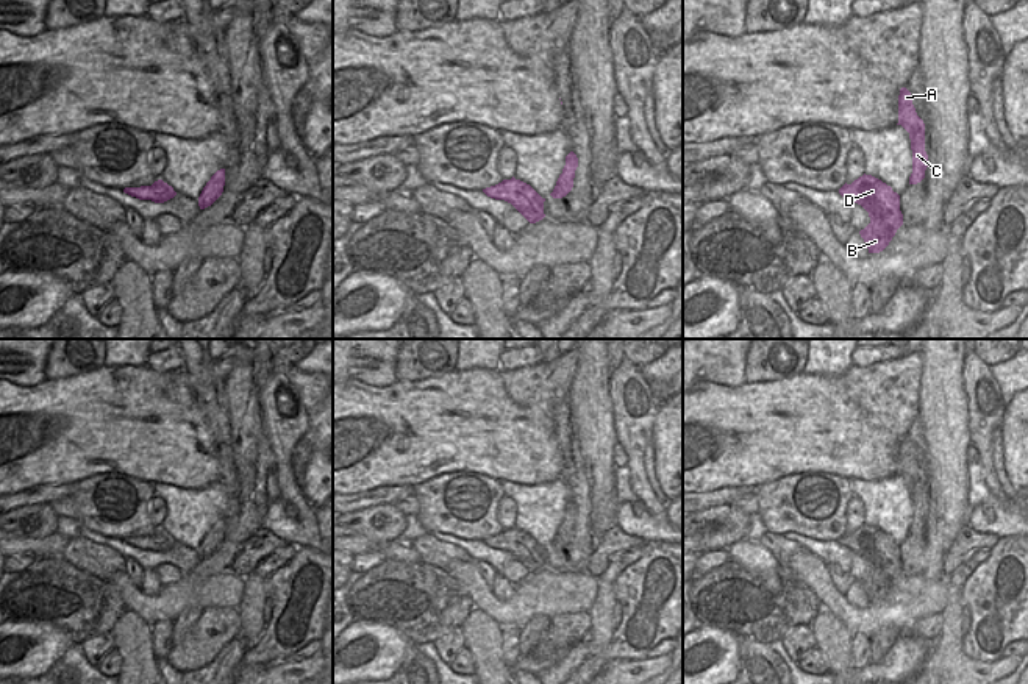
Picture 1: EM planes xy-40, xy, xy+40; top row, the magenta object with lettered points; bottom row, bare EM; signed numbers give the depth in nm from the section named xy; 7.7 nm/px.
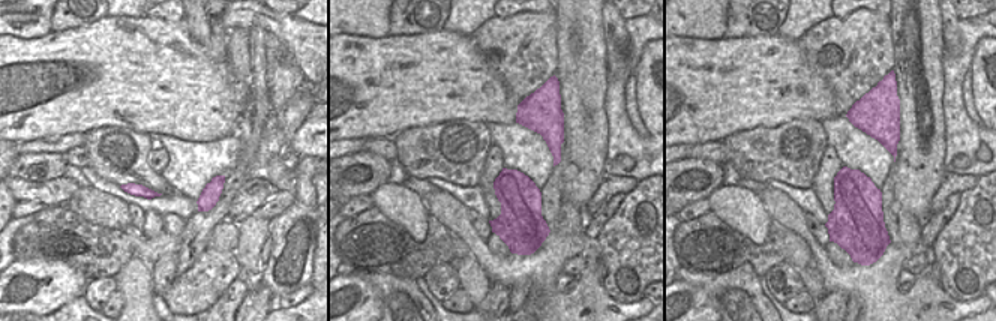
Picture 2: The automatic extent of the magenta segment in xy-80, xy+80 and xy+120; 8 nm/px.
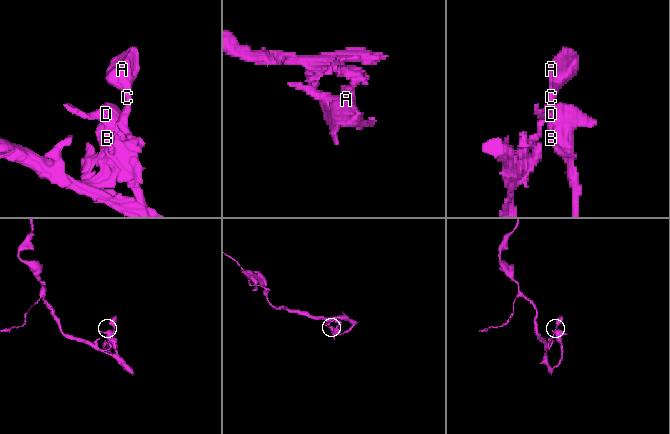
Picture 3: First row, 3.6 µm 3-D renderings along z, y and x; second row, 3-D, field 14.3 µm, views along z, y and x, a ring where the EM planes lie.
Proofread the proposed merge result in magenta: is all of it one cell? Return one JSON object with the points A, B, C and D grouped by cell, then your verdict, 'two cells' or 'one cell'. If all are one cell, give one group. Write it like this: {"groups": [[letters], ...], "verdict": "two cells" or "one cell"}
{"groups": [["A", "B", "C", "D"]], "verdict": "one cell"}

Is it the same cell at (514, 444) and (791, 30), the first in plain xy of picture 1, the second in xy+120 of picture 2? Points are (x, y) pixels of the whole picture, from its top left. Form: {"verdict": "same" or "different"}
{"verdict": "different"}

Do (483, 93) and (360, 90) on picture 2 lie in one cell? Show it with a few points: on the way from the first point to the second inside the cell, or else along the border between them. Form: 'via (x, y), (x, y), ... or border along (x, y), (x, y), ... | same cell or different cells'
via (453, 90), (390, 90) | same cell

